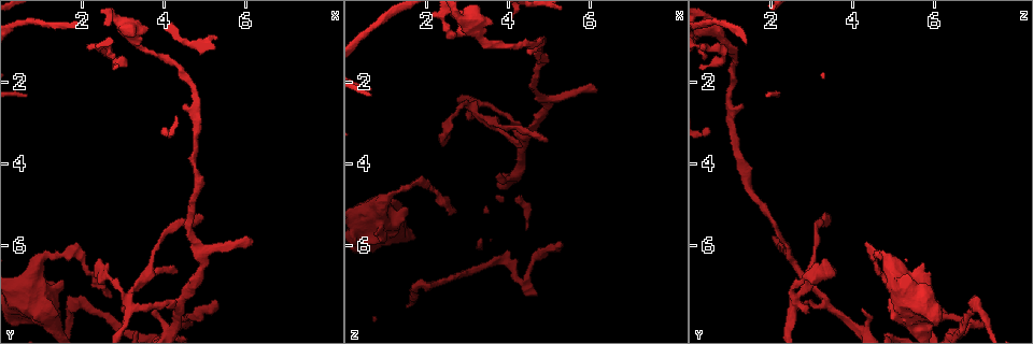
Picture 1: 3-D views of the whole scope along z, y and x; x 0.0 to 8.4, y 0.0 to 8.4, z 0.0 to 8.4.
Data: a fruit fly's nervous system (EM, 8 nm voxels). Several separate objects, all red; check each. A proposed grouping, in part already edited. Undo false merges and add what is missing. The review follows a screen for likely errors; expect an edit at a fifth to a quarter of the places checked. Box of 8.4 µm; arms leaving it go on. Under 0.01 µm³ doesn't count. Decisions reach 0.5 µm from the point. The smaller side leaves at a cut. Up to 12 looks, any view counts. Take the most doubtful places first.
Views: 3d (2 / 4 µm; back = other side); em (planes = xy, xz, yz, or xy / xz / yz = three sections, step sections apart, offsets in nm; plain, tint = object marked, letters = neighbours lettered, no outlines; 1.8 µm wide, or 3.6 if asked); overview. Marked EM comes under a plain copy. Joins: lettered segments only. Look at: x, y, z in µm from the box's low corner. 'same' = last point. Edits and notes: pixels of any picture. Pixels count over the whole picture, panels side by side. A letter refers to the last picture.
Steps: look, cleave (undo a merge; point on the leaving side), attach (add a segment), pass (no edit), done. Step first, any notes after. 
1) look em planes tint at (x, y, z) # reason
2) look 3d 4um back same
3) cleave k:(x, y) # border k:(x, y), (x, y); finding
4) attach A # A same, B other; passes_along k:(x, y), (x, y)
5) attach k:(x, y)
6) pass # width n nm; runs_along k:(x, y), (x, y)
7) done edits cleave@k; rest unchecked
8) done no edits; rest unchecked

look em planes letters at (6.20, 5.90, 2.20) # an open end

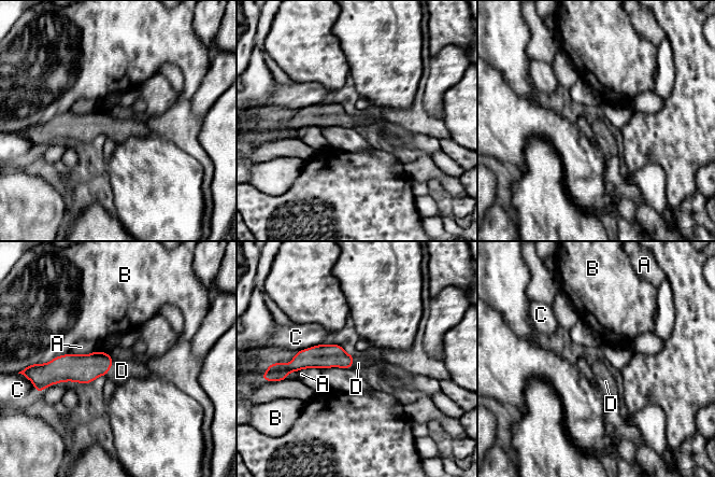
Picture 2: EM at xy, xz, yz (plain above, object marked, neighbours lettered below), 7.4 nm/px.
attach D # width 150 nm; longest_contact C 220 nm; A other, B other, C other, D same; it goes on there

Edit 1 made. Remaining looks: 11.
look overview

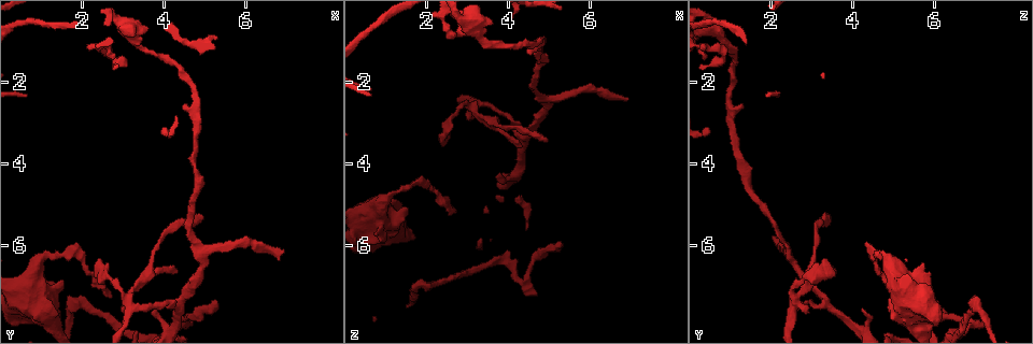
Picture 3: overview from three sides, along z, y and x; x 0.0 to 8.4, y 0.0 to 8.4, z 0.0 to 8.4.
look em planes tint at (1.50, 6.80, 5.10)

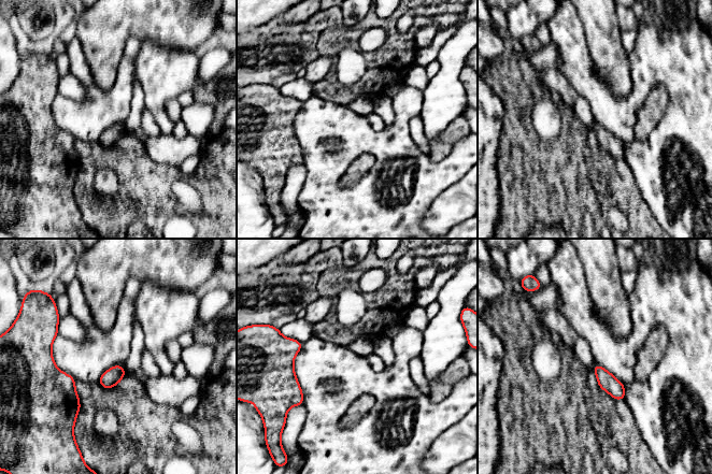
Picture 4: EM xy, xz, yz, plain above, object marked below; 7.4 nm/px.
look em planes letters same

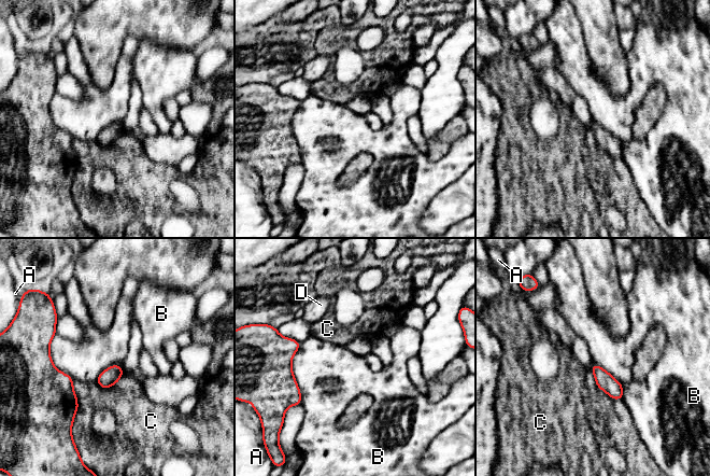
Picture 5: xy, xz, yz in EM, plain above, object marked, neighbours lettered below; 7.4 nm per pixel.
pass # A other, B other, C other, D other; border 5:(301, 342), (292, 360), (300, 404); none of them fits

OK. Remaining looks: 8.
look em planes letters at (5.35, 7.35, 5.90) # an open end

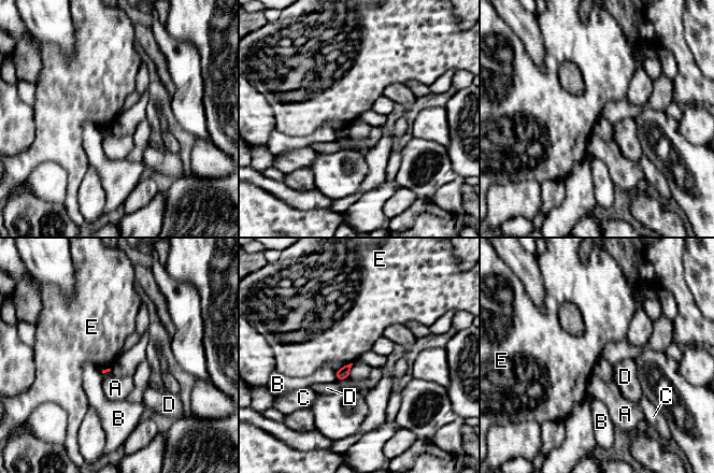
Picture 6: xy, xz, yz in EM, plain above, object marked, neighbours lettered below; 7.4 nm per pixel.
pass # A other, B other, C other, D other, E other; border 6:(352, 362), (336, 371); no lettered segment goes on from it

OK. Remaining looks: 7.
look 3d 4um back at (2.45, 6.30, 3.35) # branch stops here

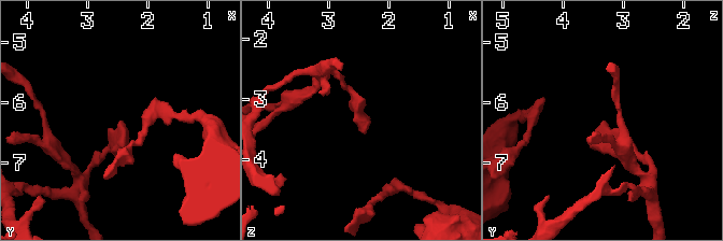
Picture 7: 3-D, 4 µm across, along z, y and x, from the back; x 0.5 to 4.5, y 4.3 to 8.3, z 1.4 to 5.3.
look em xz step 16 tint at (2.40, 6.30, 3.30)

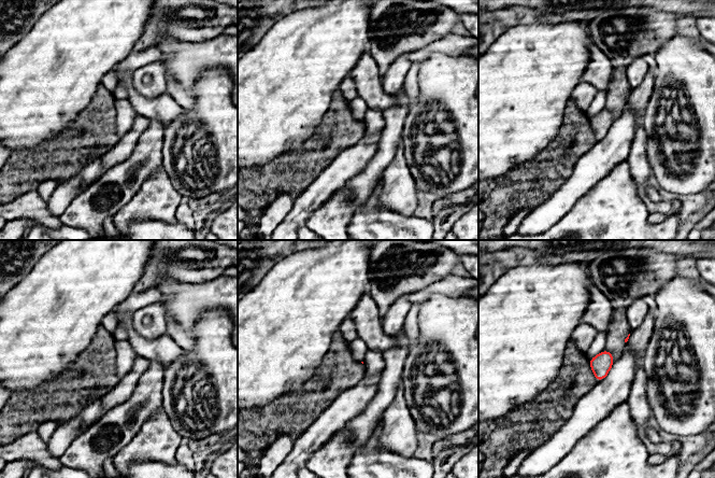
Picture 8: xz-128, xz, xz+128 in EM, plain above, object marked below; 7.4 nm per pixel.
look em planes letters same # cut it another way

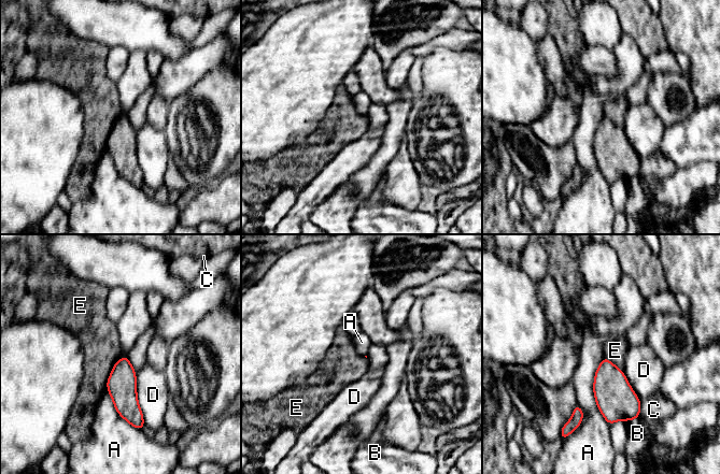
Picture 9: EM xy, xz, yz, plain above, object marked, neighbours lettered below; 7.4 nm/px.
pass # A other, B other, C other, D other, E other; border 9:(116, 362), (106, 387); none of them fits

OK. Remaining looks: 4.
look 3d 2um back at (0.75, 0.55, 0.60) # a narrow waist

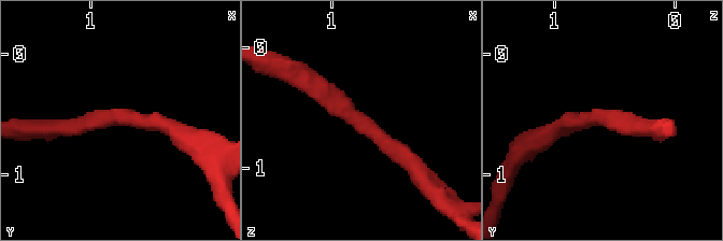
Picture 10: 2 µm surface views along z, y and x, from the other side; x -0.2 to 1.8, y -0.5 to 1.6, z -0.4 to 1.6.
look em xz step 16 tint at (0.78, 0.56, 0.62) # arm_widths 170, 180 nm; shape alone is not enough

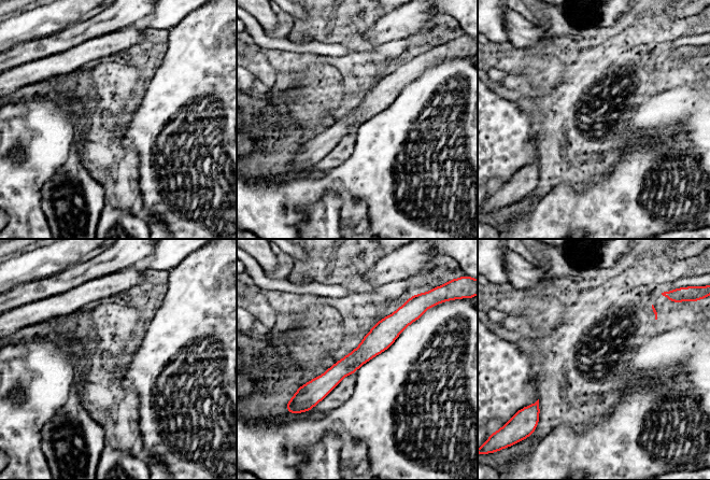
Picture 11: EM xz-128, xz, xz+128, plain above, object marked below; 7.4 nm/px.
look em planes letters same # another direction

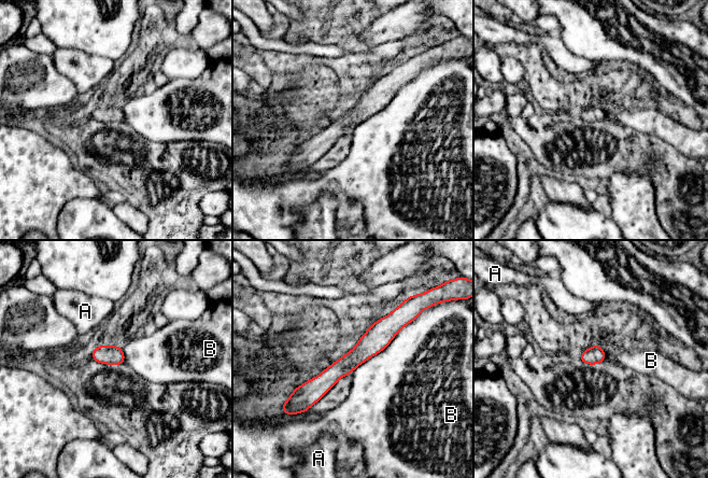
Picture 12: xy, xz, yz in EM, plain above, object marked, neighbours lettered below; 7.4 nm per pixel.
pass # A other, B other; all the same cell

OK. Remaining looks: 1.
done edits attach@2; rest unchecked

